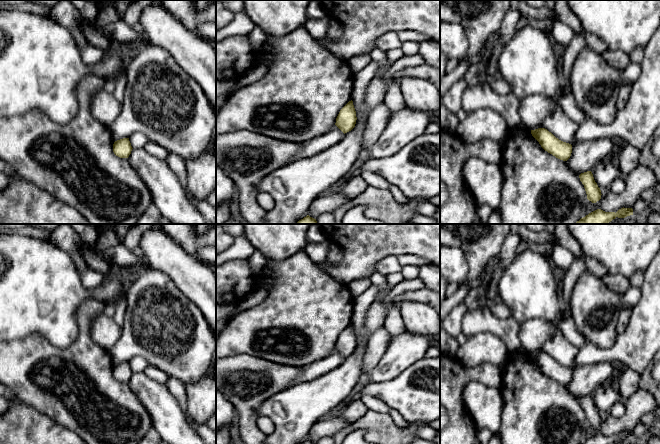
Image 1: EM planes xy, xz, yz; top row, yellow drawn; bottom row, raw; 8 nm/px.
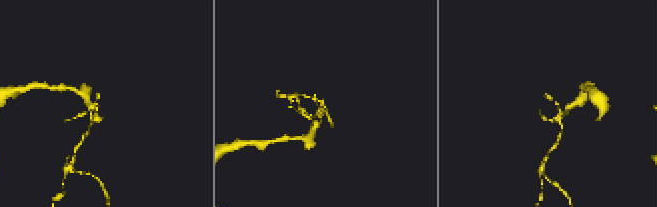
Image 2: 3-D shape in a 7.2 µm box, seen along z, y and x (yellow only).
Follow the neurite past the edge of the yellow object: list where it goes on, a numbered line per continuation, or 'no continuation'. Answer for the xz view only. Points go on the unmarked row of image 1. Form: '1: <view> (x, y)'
no continuation

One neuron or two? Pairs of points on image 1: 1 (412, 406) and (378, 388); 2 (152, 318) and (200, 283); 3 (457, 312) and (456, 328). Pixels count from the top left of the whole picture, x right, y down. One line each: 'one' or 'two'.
1: one
2: two
3: one

